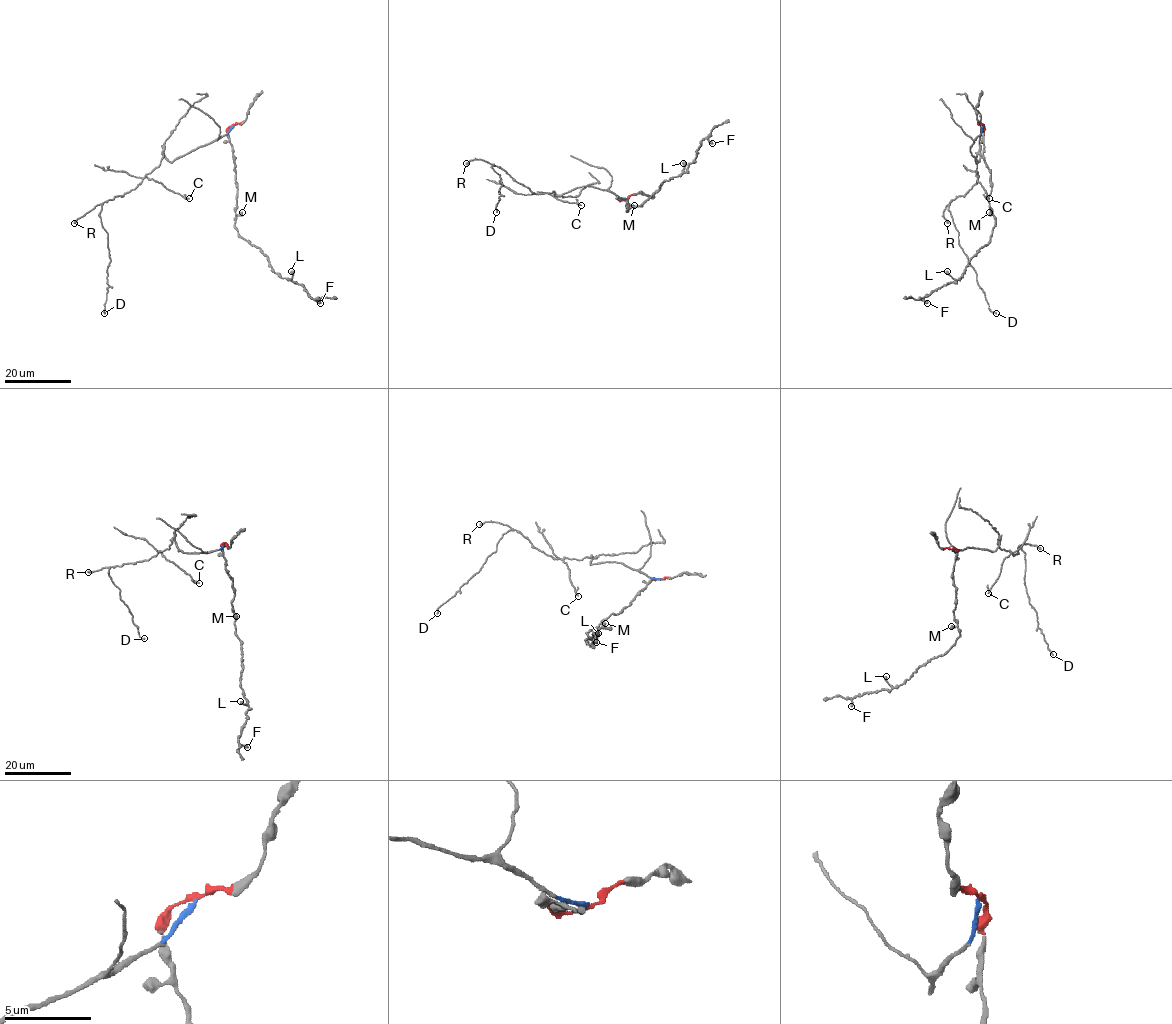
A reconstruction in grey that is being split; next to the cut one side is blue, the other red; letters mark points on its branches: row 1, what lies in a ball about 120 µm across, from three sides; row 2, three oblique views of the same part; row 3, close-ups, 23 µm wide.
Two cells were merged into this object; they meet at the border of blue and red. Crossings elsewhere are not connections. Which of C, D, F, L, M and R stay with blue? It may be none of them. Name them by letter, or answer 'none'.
C, D, R

